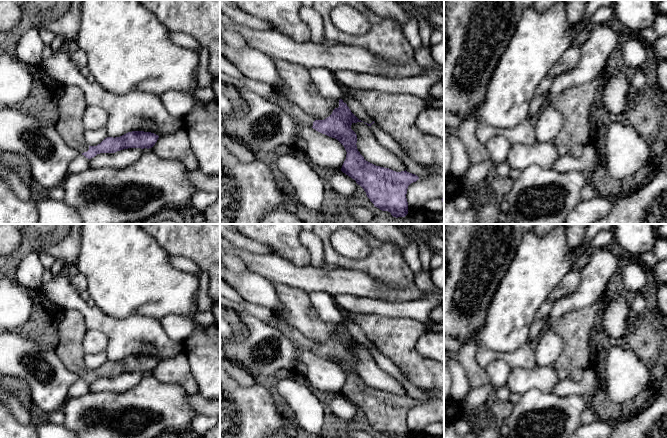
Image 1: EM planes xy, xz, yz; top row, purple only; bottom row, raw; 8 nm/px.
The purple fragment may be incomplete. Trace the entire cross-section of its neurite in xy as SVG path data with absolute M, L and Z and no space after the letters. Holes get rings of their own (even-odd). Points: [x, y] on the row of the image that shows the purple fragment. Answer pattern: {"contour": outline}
{"contour": "M64 86L63 93L57 104L58 119L54 125L58 134L66 142L66 144L79 151L80 154L86 158L91 159L100 153L115 153L117 151L128 148L152 148L157 142L159 136L144 131L132 131L128 132L120 137L107 137L97 146L89 146L84 140L84 124L83 115L87 109L84 94L82 90L77 86Z"}

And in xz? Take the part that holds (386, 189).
{"contour": "M280 96L278 99L271 100L276 103L279 107L281 107L288 115L290 115L295 122L302 127L312 127L316 131L325 134L329 137L337 139L345 148L347 154L346 159L342 165L341 171L354 179L358 185L360 185L364 191L366 192L367 197L374 204L375 207L379 208L382 211L388 211L391 213L393 217L405 217L408 214L408 202L406 198L408 186L416 182L419 177L415 174L409 173L406 170L401 172L393 171L389 168L384 168L380 166L376 166L364 159L364 157L360 154L357 149L357 135L351 129L351 125L357 122L363 122L359 120L349 109L346 103L343 102L342 99L339 100L339 107L335 108L332 114L324 120L315 120L311 115L307 114L302 108L300 108L295 103L291 102L284 96Z"}

